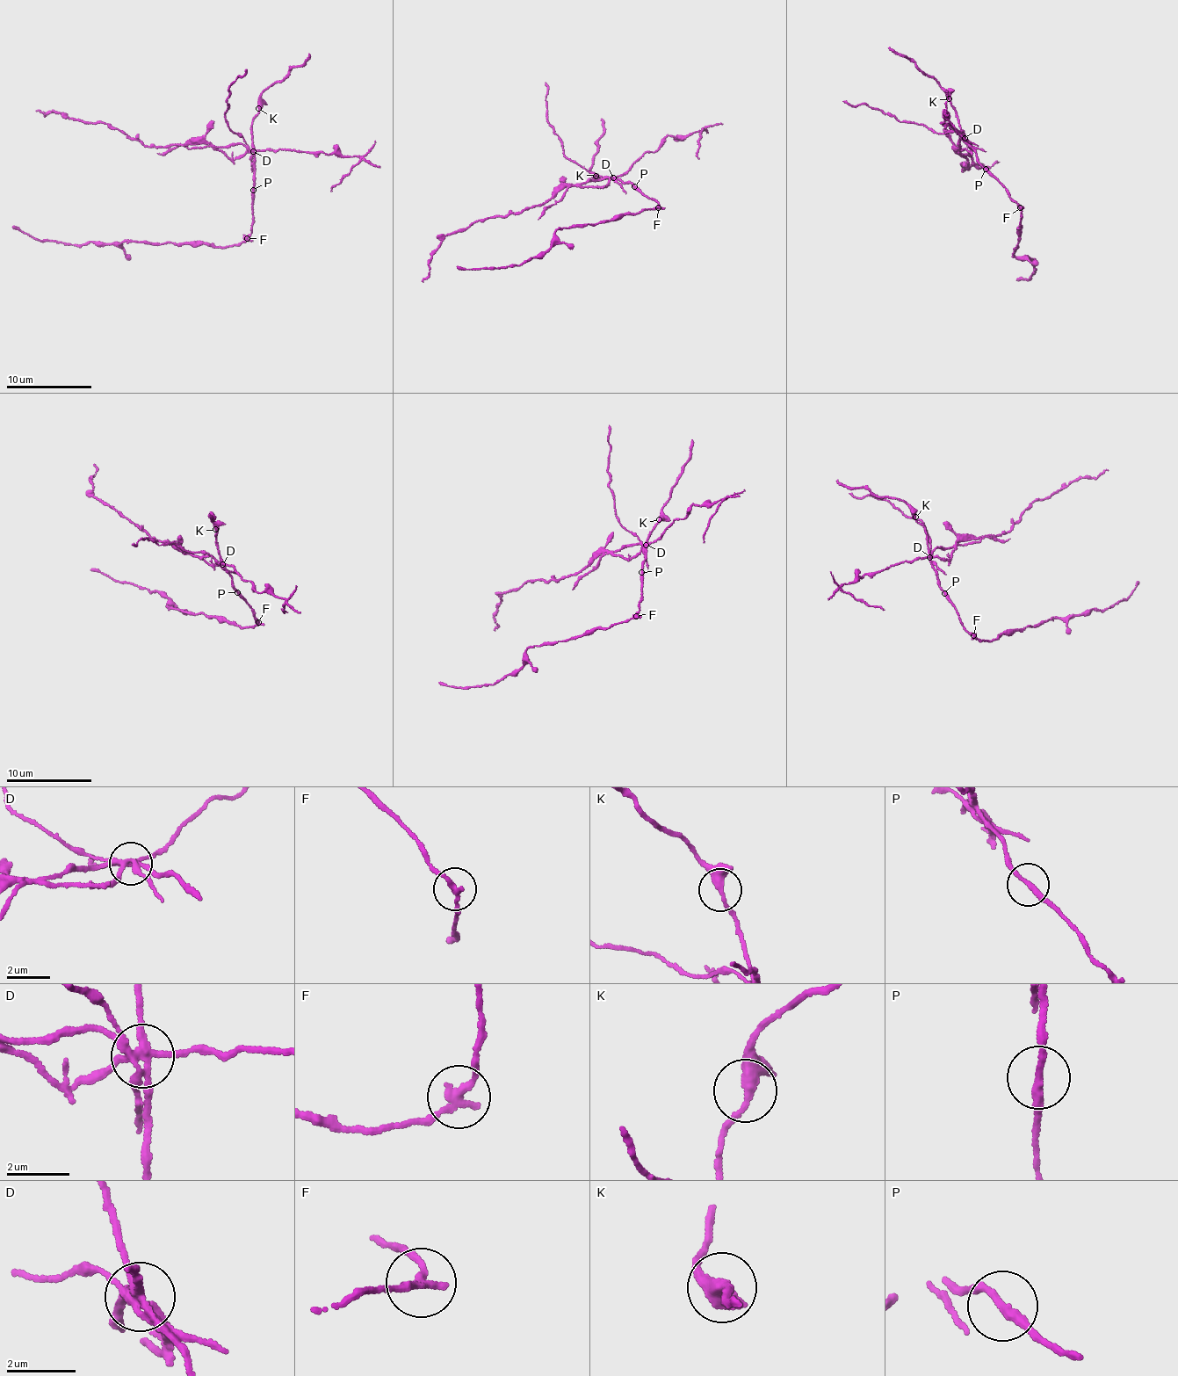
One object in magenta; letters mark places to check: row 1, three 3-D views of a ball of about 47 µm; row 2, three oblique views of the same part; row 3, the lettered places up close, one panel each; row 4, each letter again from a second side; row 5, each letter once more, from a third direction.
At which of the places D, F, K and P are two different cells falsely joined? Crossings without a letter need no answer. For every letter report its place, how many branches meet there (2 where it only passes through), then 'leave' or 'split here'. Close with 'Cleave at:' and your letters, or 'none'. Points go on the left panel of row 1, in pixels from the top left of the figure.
D: (253, 151) | 5 | split here
F: (247, 238) | 2 | split here
K: (258, 108) | 4 | leave
P: (253, 190) | 2 | leave
Cleave at: D, F

